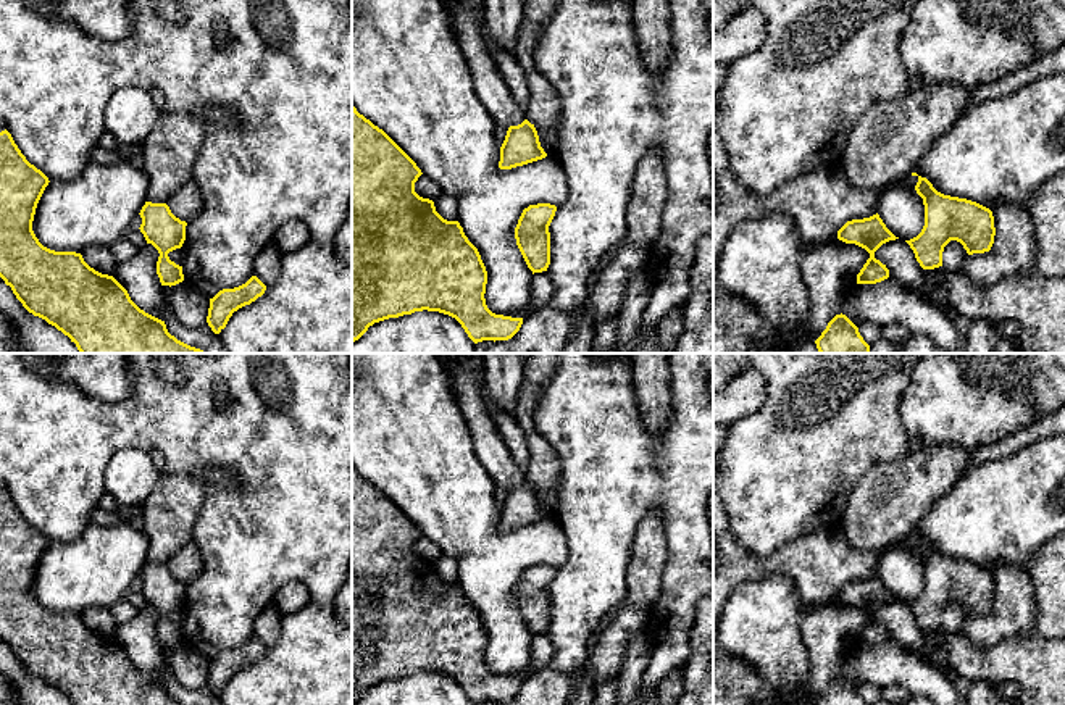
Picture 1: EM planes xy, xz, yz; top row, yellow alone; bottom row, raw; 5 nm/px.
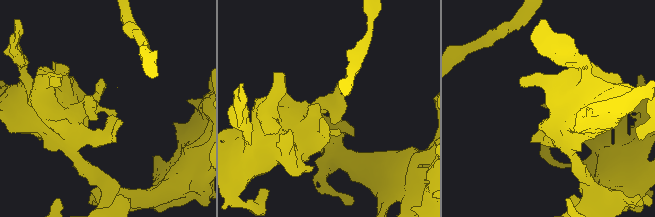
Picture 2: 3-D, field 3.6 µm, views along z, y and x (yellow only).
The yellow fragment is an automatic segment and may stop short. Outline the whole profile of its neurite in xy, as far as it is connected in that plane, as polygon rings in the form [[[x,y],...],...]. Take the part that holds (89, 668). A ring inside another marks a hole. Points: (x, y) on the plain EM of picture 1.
[[[0,494],[0,639],[11,649],[23,668],[55,687],[74,705],[184,705],[171,697],[165,682],[140,671],[127,652],[108,636],[90,629],[81,615],[55,613],[44,608],[32,592],[37,565],[48,547],[48,539],[31,526],[11,495]]]

